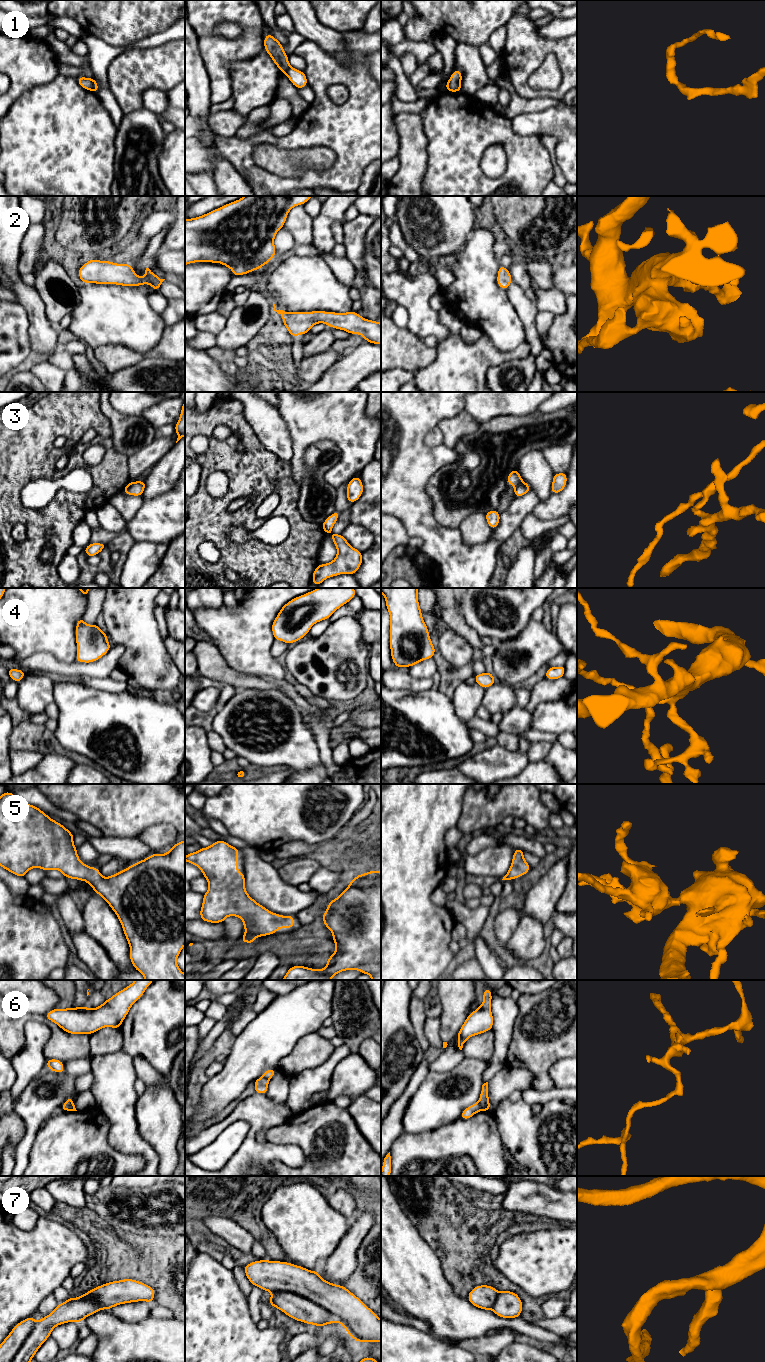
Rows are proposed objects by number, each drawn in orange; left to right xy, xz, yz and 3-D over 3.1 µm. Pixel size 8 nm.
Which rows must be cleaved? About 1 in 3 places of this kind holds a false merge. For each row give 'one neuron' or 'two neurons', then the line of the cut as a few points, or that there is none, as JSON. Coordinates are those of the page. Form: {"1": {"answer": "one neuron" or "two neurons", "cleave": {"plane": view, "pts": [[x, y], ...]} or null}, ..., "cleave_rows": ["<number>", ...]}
{"1": {"answer": "two neurons", "cleave": {"plane": "xy", "pts": [[90, 78], [92, 80], [92, 90]]}}, "2": {"answer": "one neuron", "cleave": null}, "3": {"answer": "two neurons", "cleave": {"plane": "yz", "pts": [[522, 481], [516, 486]]}}, "4": {"answer": "one neuron", "cleave": null}, "5": {"answer": "one neuron", "cleave": null}, "6": {"answer": "two neurons", "cleave": {"plane": "yz", "pts": [[477, 1103], [481, 1110]]}}, "7": {"answer": "one neuron", "cleave": null}, "cleave_rows": ["1", "3", "6"]}

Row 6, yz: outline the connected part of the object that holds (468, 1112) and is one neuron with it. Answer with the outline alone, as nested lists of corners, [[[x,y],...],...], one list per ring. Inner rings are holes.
[[[478,1103],[472,1104],[471,1106],[465,1108],[462,1111],[462,1113],[460,1115],[460,1118],[464,1119],[464,1120],[467,1120],[467,1119],[471,1118],[473,1115],[475,1115],[479,1111],[481,1111],[480,1107],[479,1107],[479,1104]]]

